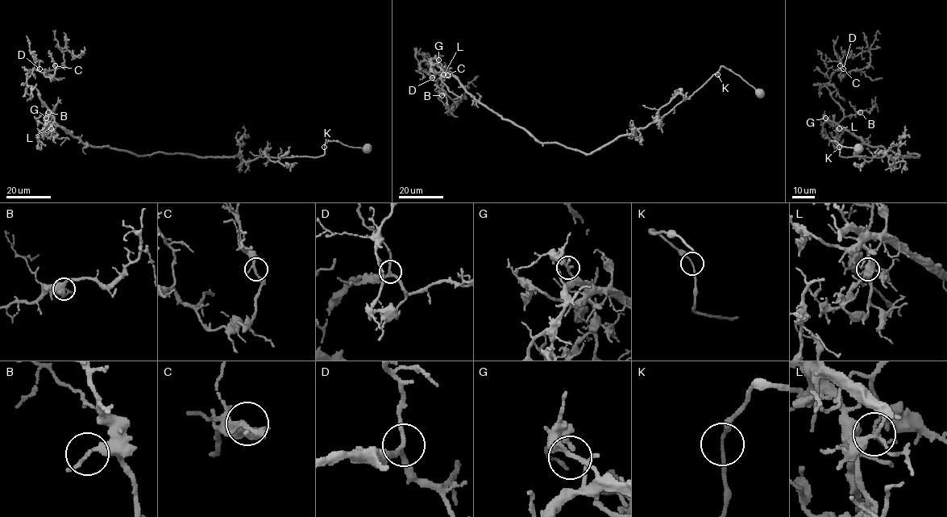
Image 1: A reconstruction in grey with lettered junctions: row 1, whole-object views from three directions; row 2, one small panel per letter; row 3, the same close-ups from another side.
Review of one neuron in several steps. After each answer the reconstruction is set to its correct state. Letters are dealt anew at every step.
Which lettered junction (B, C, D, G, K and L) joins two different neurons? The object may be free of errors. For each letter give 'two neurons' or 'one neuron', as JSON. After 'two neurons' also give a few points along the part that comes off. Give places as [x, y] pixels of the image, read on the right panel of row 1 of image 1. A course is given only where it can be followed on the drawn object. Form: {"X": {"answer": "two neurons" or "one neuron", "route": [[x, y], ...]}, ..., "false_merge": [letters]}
{"B": {"answer": "one neuron"}, "C": {"answer": "one neuron"}, "D": {"answer": "one neuron"}, "G": {"answer": "one neuron"}, "K": {"answer": "one neuron"}, "L": {"answer": "two neurons", "route": [[839, 128], [844, 114], [827, 87], [831, 76], [870, 61], [866, 50], [853, 58], [841, 47]]}, "false_merge": ["L"]}

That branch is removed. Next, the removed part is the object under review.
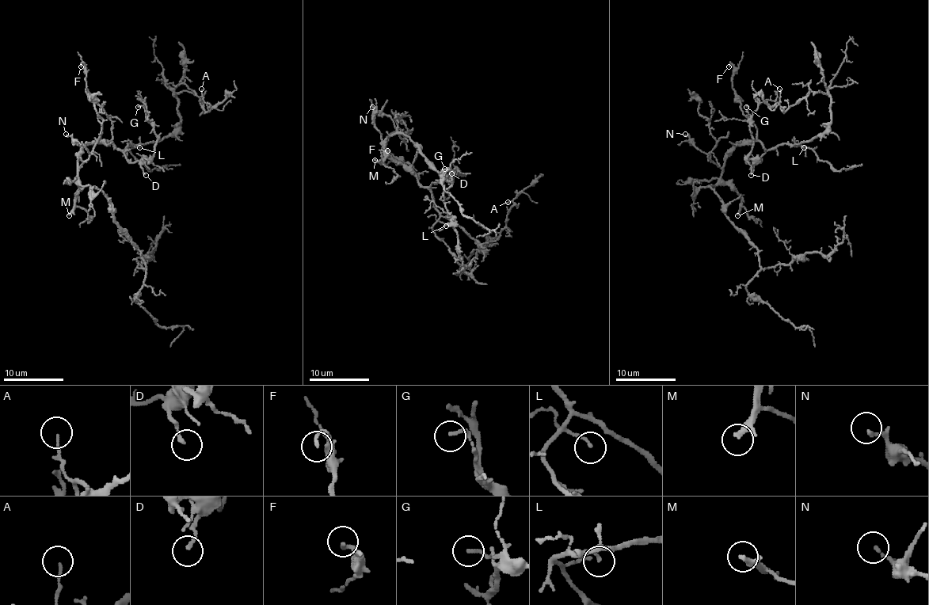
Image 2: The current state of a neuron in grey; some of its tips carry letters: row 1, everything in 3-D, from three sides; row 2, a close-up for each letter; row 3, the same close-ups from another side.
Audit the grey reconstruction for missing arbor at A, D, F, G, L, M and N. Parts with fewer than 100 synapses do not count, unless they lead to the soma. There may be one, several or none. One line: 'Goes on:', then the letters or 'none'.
Goes on: M

